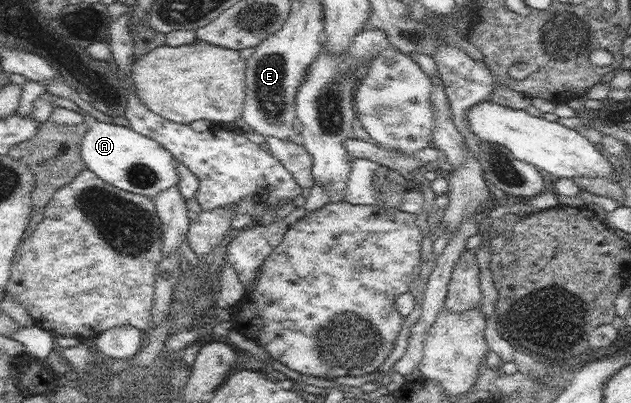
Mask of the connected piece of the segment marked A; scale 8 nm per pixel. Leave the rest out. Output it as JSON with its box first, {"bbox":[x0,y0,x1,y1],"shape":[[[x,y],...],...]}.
{"bbox":[80,114,179,200],"shape":[[[90,114],[83,115],[81,129],[86,131],[86,135],[80,143],[80,160],[100,180],[121,190],[145,195],[152,200],[160,191],[179,182],[175,157],[154,139],[127,126],[100,122]]]}

